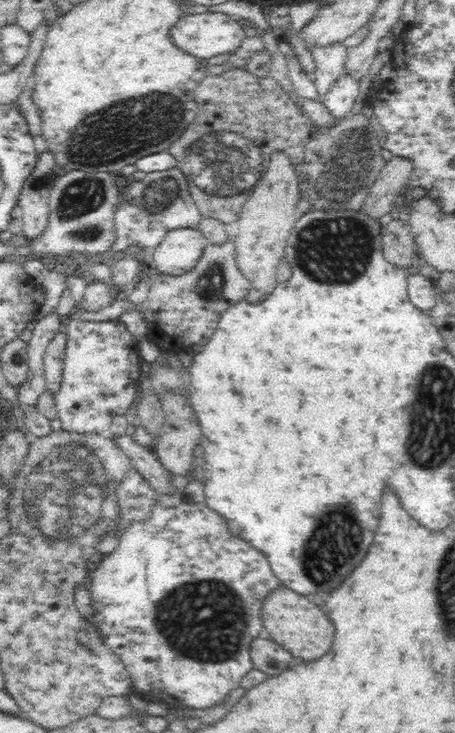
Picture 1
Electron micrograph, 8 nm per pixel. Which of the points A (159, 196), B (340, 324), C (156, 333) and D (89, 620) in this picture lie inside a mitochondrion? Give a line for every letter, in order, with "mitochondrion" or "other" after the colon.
A: mitochondrion
B: other
C: other
D: other

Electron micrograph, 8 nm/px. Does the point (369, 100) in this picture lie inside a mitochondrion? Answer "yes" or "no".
no

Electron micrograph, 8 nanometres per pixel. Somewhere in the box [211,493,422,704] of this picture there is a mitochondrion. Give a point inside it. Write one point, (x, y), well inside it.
(323, 559)

